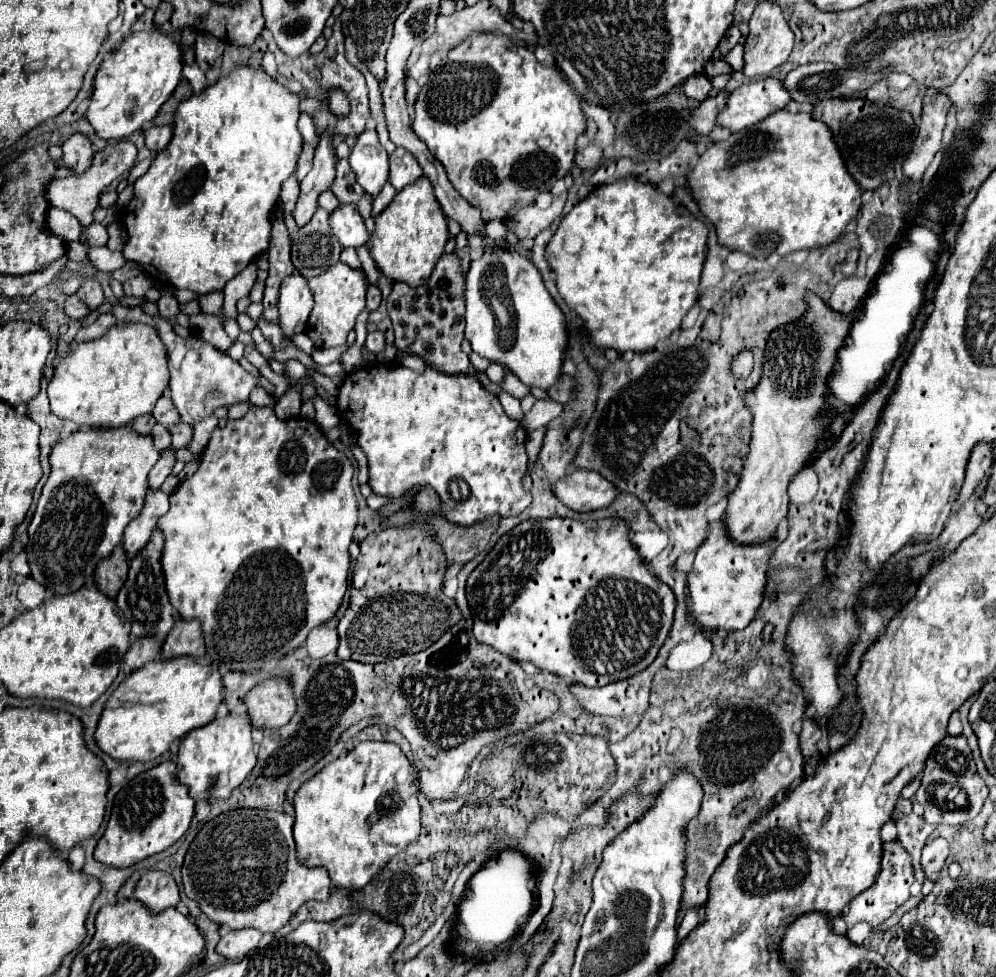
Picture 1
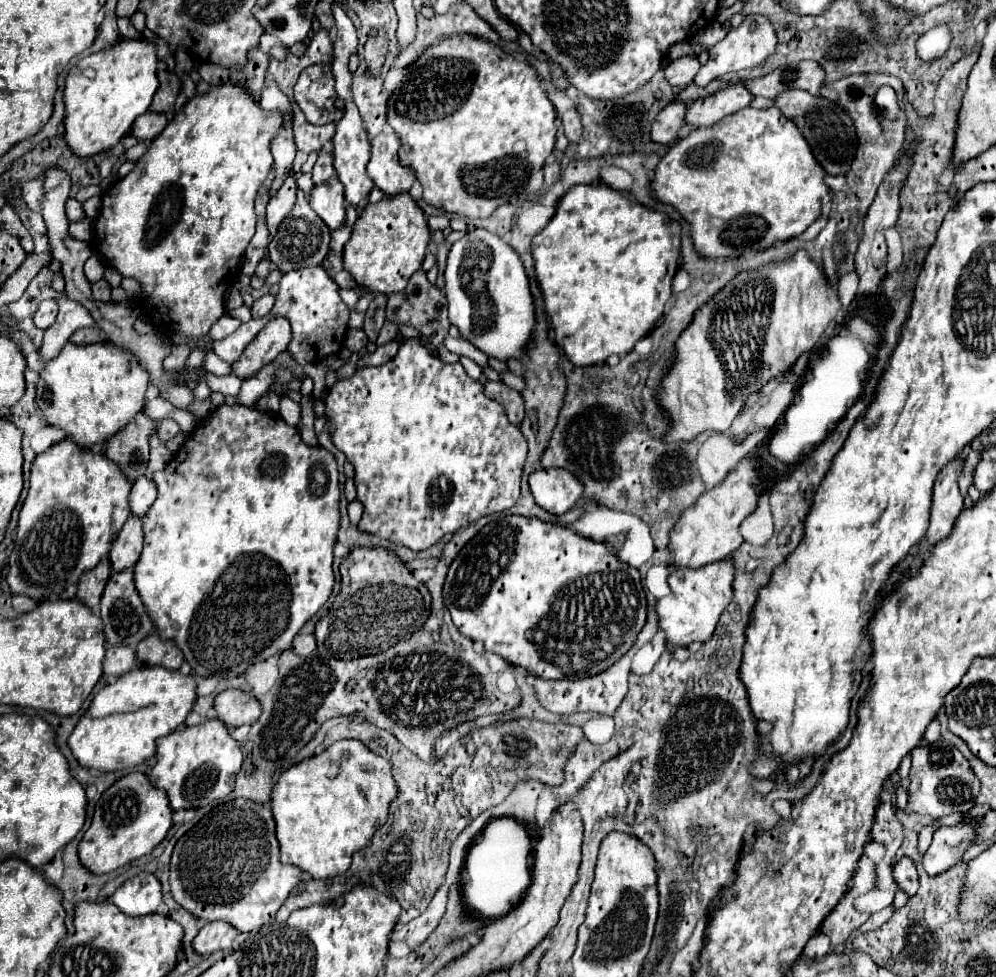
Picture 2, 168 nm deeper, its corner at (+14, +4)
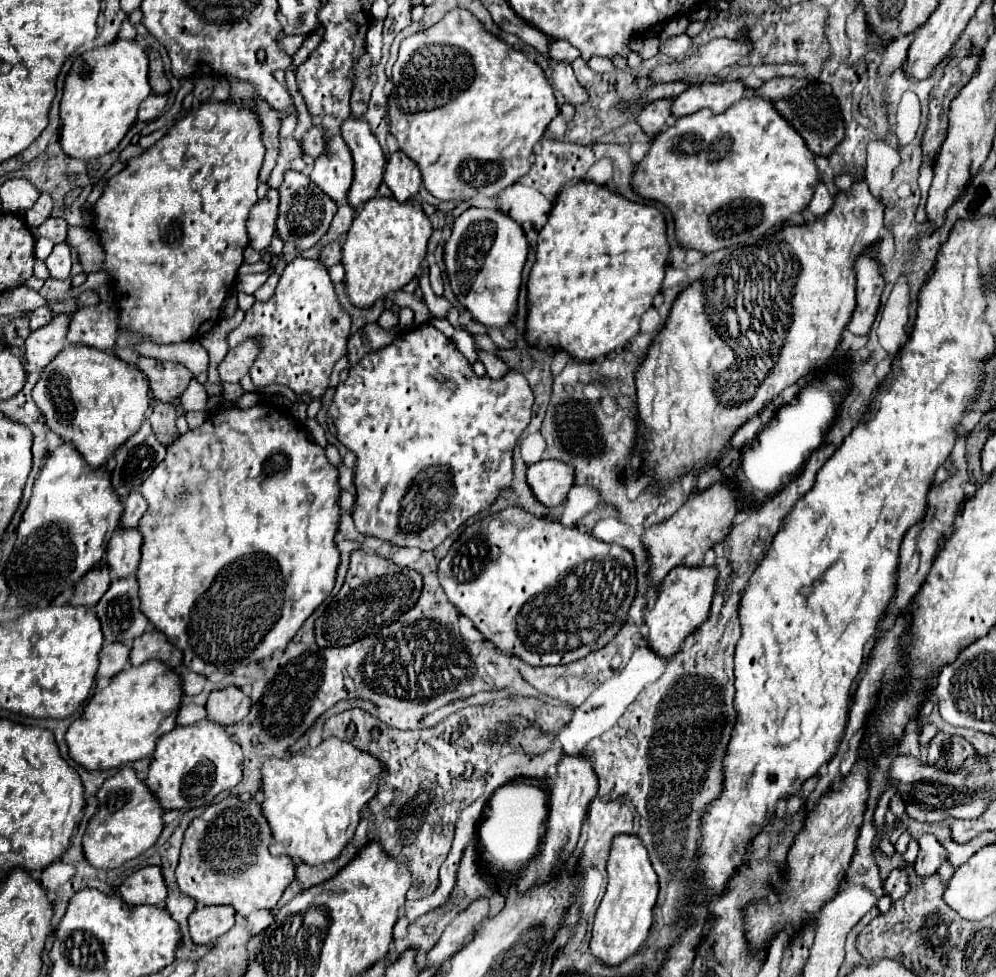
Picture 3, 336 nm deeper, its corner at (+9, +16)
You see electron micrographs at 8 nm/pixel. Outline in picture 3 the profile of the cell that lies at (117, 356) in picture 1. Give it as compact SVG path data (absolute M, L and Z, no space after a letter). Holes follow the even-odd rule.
M68 344L42 372L32 398L46 426L70 442L90 468L102 468L138 432L148 408L148 380L110 352Z

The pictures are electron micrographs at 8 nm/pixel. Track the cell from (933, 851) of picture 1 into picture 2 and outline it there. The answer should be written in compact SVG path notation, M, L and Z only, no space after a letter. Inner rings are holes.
M907 856L901 858L899 862L895 862L893 878L901 886L901 890L907 892L909 896L913 896L917 892L917 888L919 888L919 874L917 874L915 862L911 858L907 858Z

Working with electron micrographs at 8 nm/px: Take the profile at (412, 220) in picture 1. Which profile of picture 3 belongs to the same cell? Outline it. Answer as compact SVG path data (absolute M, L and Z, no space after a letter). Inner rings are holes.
M384 196L368 200L356 214L342 246L342 266L346 270L344 284L350 304L366 310L372 308L376 300L384 300L390 292L402 290L420 270L430 234L432 224L416 198L406 204Z

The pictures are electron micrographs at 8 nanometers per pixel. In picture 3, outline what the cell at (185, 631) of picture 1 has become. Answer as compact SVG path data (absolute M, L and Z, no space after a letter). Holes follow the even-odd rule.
M158 630L144 632L132 644L130 664L132 666L140 666L140 664L144 664L148 660L160 660L160 662L164 662L172 670L178 670L180 664L182 664L182 656L180 656L178 648L170 646L170 642L166 640L166 636L160 634Z

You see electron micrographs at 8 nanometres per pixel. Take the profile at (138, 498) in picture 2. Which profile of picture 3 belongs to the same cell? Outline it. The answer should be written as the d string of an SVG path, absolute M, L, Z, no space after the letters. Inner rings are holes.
M132 492L128 498L124 498L124 510L122 510L120 528L126 528L126 530L136 528L144 512L146 512L146 500L142 498L140 492Z

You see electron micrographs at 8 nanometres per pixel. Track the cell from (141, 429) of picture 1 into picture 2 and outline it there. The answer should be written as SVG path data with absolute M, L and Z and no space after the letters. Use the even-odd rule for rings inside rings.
M139 412L125 428L109 438L107 456L119 464L131 482L147 470L149 438L155 430L157 426L143 412Z

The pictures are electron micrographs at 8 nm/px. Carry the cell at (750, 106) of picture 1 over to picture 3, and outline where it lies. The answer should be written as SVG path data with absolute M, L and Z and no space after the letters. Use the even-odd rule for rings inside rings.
M740 80L720 82L720 84L692 84L680 96L672 100L672 114L676 118L694 114L702 108L710 108L714 114L722 114L744 94L744 84Z

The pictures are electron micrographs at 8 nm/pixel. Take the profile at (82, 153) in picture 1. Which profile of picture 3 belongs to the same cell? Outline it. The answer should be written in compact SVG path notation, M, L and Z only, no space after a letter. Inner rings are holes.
M56 244L52 254L44 260L46 268L50 270L50 276L54 278L68 278L70 276L70 246L68 244Z

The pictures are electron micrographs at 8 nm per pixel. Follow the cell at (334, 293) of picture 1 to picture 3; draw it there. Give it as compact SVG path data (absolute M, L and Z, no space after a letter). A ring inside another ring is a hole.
M294 258L292 262L286 264L274 296L266 302L256 300L254 306L246 312L242 324L228 334L228 346L234 348L250 338L258 342L260 354L250 366L250 378L258 388L264 388L270 384L282 384L282 386L288 386L298 396L308 394L310 398L322 398L322 394L328 390L334 364L342 356L346 356L348 334L350 334L350 316L342 312L336 300L336 292L330 282L328 270L316 260Z

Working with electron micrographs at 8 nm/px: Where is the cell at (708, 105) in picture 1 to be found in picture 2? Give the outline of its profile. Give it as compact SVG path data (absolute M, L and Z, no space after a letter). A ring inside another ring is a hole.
M675 100L659 112L659 116L651 128L653 142L671 146L679 140L679 130L681 130L681 126L685 126L685 112L687 112L689 104L691 104L691 100L687 100L687 102Z

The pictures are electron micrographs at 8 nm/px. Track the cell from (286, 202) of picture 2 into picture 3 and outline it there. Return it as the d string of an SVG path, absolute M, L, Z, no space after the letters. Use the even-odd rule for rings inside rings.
M268 190L268 194L254 204L248 216L248 240L256 252L270 250L272 236L276 234L278 218L278 190Z

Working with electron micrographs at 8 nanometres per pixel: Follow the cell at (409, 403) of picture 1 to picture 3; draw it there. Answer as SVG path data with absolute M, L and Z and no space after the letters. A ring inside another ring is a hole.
M422 324L418 328L410 328L404 332L404 336L398 336L390 346L366 354L354 368L350 368L350 376L346 382L340 382L336 386L334 402L328 410L328 428L330 432L338 438L342 446L346 446L350 452L356 456L356 468L354 468L354 488L356 488L356 504L354 504L354 524L360 534L364 536L374 536L380 540L386 540L394 546L416 546L420 550L434 550L446 536L450 536L458 526L462 526L468 518L478 514L480 510L486 510L488 506L494 504L498 498L500 490L510 486L512 482L512 450L526 430L530 422L530 412L532 412L534 396L530 392L530 386L526 384L526 378L514 370L508 370L504 378L492 380L488 376L478 378L468 360L464 358L462 352L456 350L450 338L446 338L442 332L438 332L432 324Z

